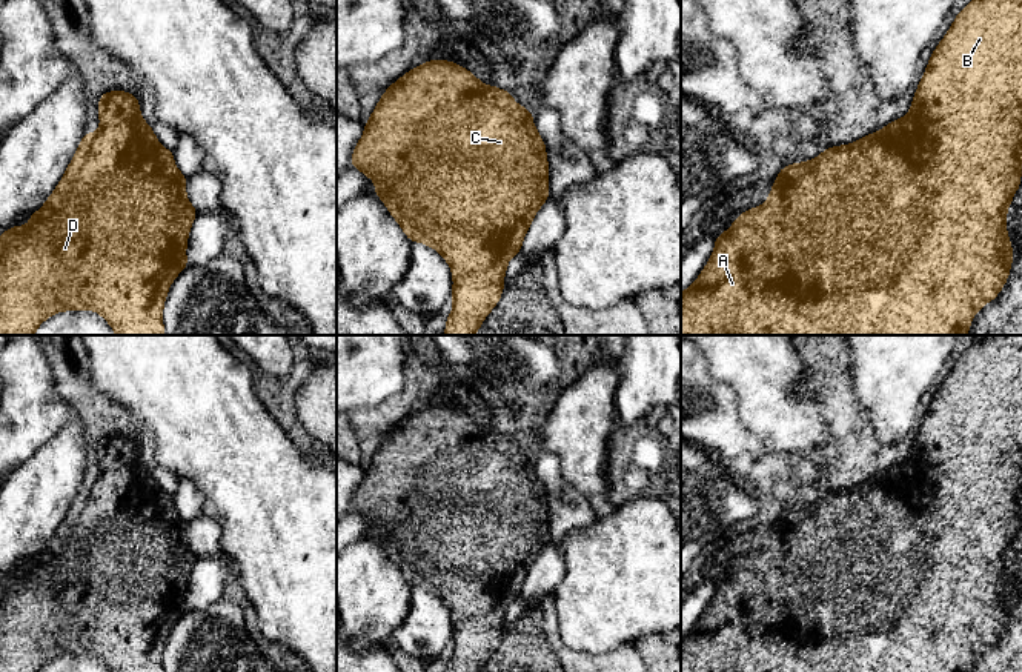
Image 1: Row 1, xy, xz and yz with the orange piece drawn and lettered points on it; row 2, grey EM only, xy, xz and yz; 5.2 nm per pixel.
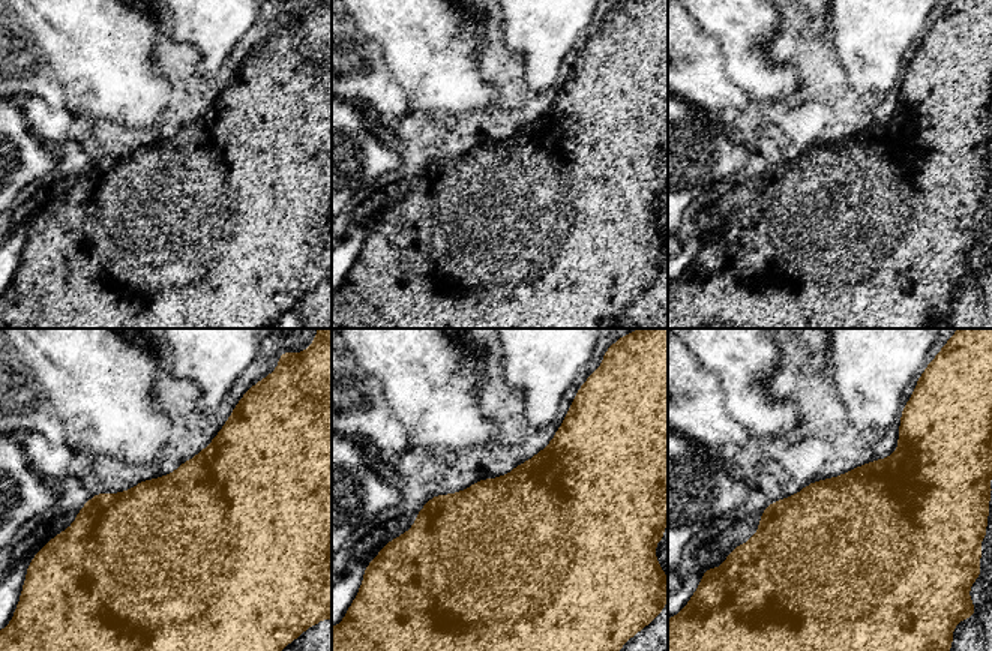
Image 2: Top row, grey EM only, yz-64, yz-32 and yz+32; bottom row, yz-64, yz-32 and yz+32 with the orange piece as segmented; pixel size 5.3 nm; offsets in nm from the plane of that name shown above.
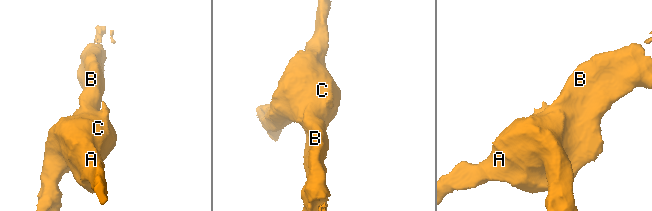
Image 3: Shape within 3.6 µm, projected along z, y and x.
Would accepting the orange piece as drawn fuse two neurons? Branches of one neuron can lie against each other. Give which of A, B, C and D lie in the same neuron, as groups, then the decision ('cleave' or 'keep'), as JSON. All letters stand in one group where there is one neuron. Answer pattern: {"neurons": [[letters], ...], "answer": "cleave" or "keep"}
{"neurons": [["A", "B", "C", "D"]], "answer": "keep"}

